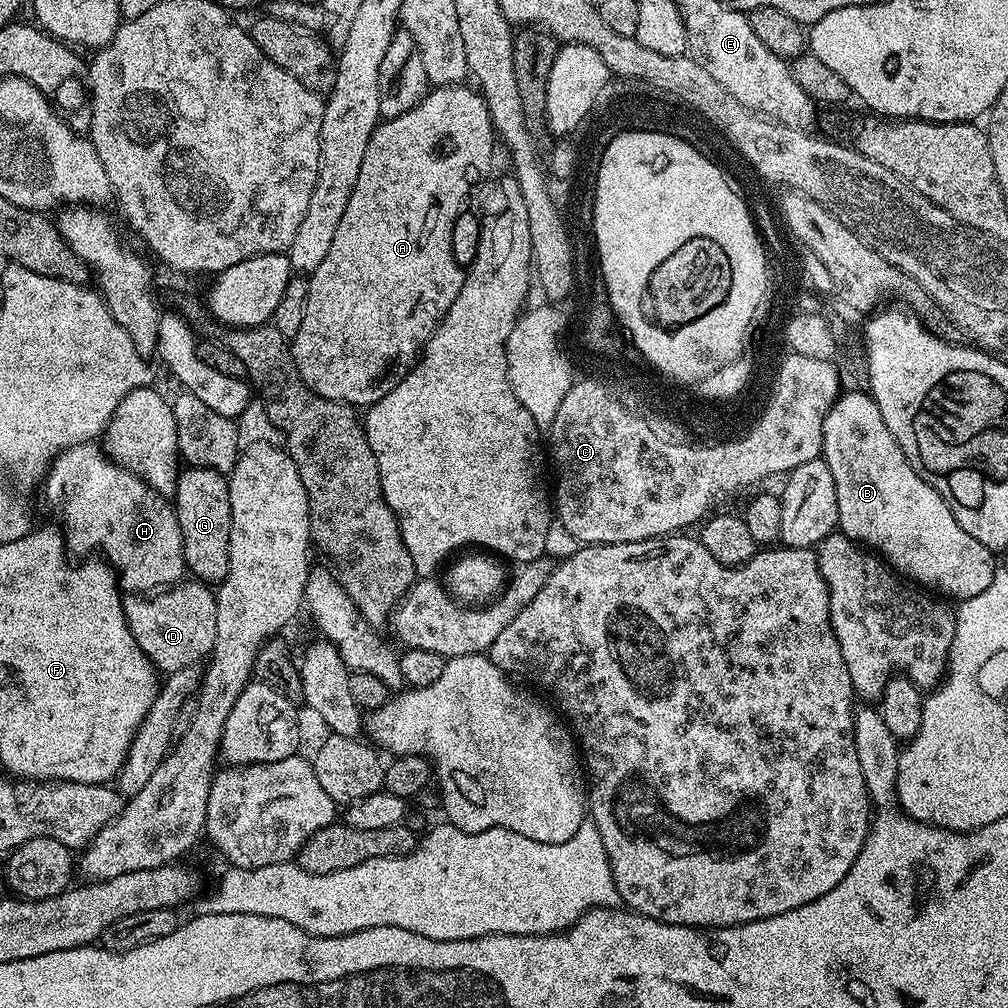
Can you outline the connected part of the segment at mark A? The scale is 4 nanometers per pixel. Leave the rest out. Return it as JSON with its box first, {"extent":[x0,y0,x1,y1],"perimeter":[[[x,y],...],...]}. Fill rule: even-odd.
{"extent":[290,83,498,406],"perimeter":[[[463,83],[433,87],[414,107],[406,110],[406,114],[398,114],[398,118],[389,120],[381,119],[372,131],[372,137],[366,146],[366,155],[362,157],[362,167],[358,170],[358,182],[354,182],[354,190],[350,194],[350,202],[346,202],[342,222],[338,222],[338,230],[334,230],[334,242],[330,242],[330,251],[326,253],[326,258],[322,258],[322,266],[318,266],[307,277],[306,314],[302,318],[302,327],[298,329],[298,334],[290,340],[292,357],[302,382],[306,382],[310,390],[322,394],[322,398],[353,406],[370,406],[386,398],[386,394],[390,394],[390,390],[394,390],[394,386],[398,386],[400,379],[412,369],[424,345],[436,333],[440,319],[447,314],[454,298],[458,298],[462,290],[466,272],[463,267],[460,269],[460,264],[456,261],[456,252],[452,249],[452,231],[456,228],[456,219],[459,218],[464,203],[467,200],[469,203],[474,186],[479,185],[493,171],[492,151],[496,144],[498,148],[498,137],[492,127],[484,97],[475,87],[464,87]]]}

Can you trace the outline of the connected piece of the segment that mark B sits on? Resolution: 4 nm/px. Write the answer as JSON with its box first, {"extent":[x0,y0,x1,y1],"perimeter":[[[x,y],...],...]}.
{"extent":[822,392,998,602],"perimeter":[[[847,392],[828,411],[822,453],[834,474],[839,531],[875,550],[901,577],[937,597],[959,602],[982,594],[998,571],[997,557],[958,526],[942,494],[912,469],[871,395]]]}

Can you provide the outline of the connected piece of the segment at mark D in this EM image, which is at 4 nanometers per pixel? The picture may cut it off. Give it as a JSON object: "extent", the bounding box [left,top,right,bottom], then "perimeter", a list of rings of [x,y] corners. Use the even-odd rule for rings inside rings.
{"extent":[123,578,218,673],"perimeter":[[[188,578],[155,594],[125,595],[123,601],[126,626],[134,636],[134,642],[138,644],[142,654],[146,654],[148,661],[155,664],[161,673],[182,670],[182,666],[200,664],[205,658],[211,657],[214,638],[218,634],[218,610],[216,593],[209,585],[195,578]]]}

